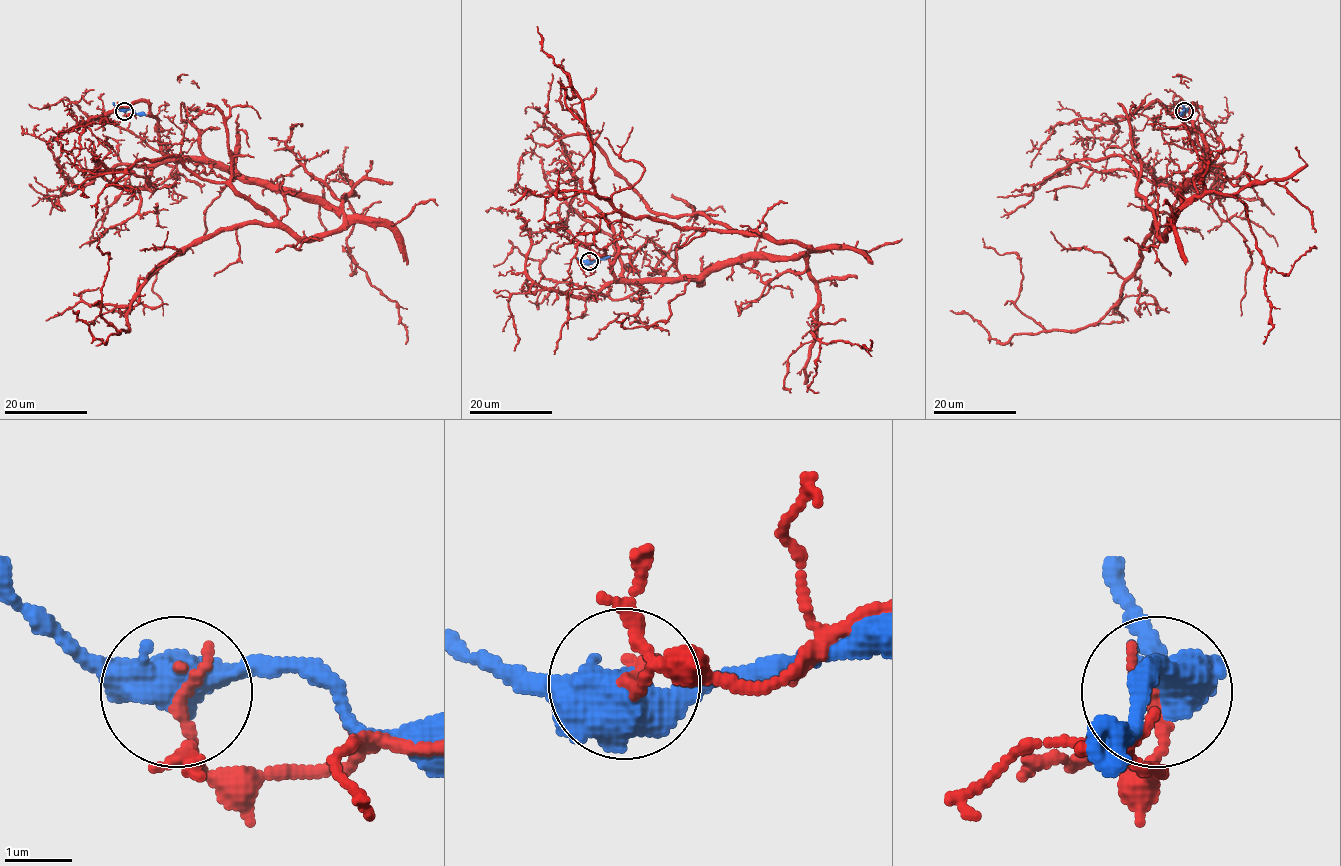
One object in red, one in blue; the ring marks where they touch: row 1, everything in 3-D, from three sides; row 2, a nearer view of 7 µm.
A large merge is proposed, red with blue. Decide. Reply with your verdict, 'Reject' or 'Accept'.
Reject

